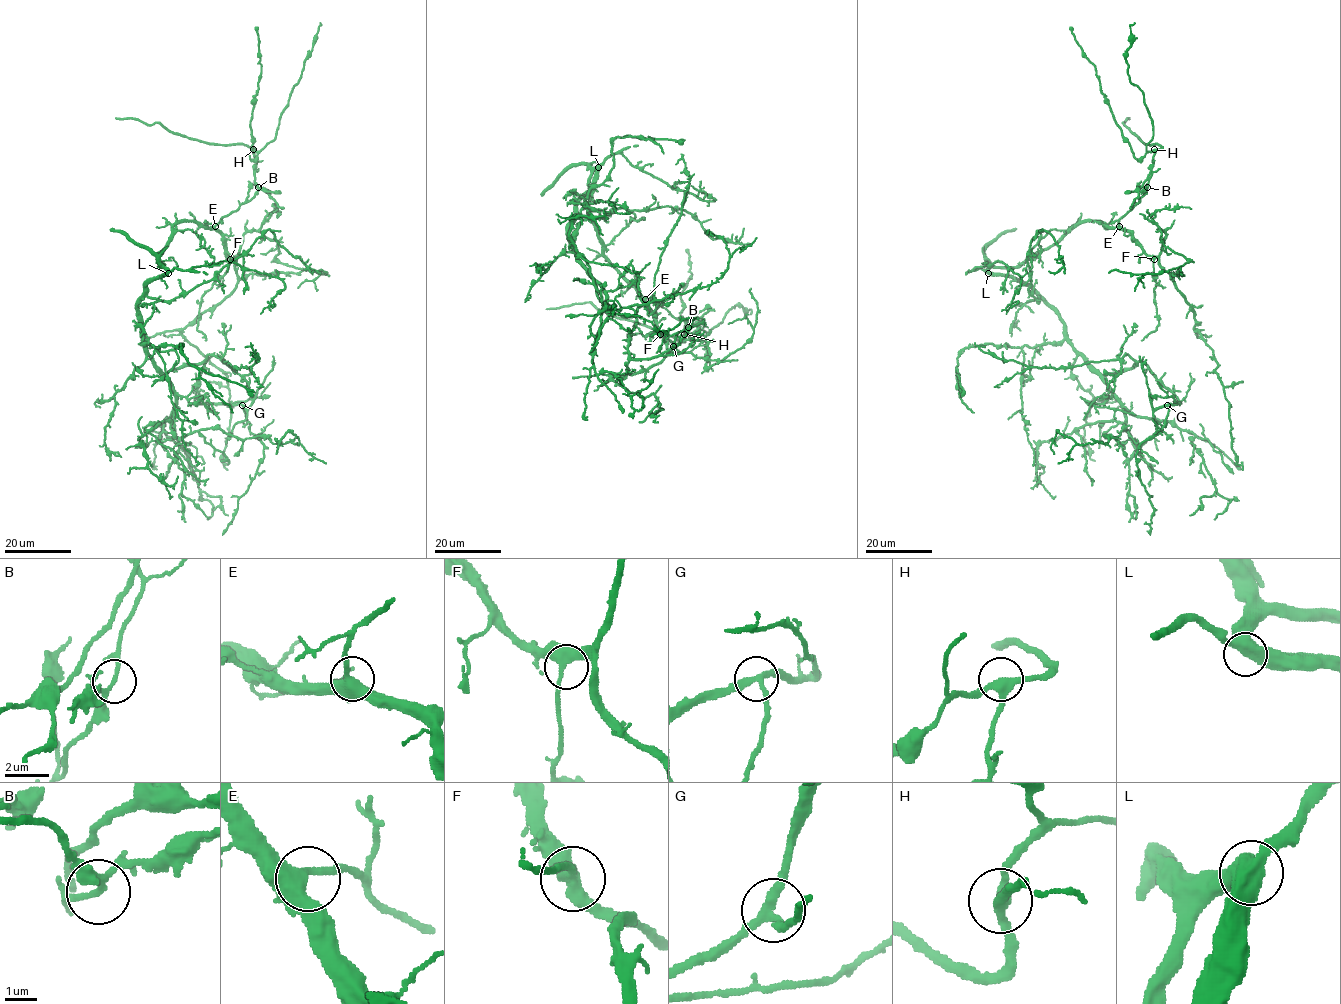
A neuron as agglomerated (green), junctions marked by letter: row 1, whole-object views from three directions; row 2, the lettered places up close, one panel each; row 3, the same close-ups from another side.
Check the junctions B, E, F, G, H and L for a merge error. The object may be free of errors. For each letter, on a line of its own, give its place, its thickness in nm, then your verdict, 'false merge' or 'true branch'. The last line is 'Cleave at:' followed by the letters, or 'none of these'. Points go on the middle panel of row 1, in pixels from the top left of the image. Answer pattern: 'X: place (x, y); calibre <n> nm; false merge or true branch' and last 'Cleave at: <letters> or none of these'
B: place (688, 327); calibre 160 nm; false merge
E: place (645, 299); calibre 360 nm; true branch
F: place (660, 334); calibre 400 nm; true branch
G: place (673, 346); calibre 240 nm; true branch
H: place (684, 334); calibre 280 nm; true branch
L: place (598, 167); calibre 440 nm; true branch
Cleave at: B

